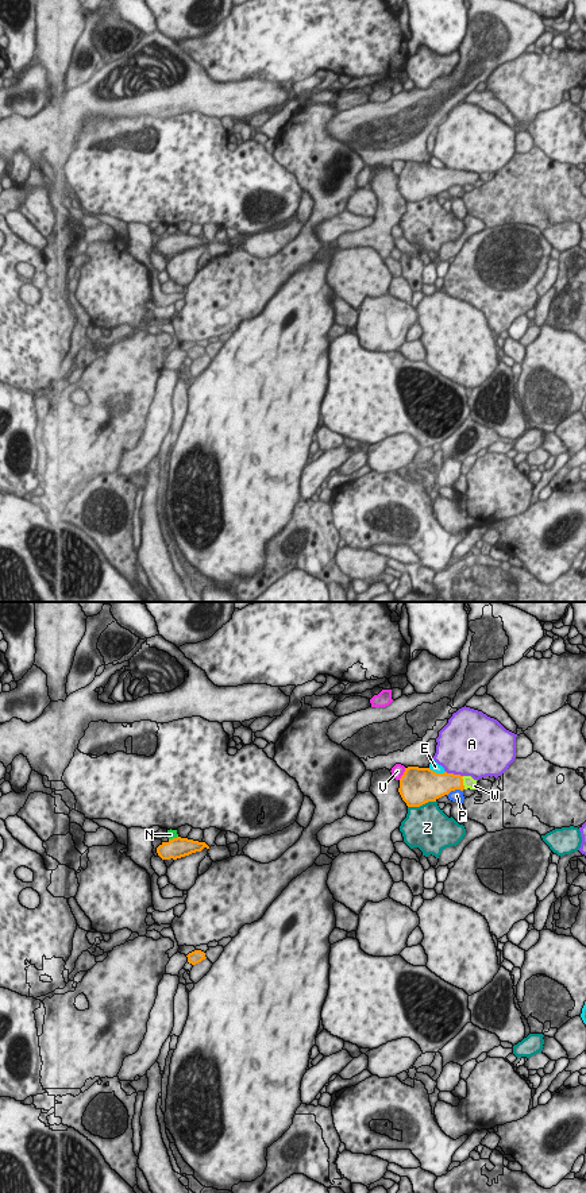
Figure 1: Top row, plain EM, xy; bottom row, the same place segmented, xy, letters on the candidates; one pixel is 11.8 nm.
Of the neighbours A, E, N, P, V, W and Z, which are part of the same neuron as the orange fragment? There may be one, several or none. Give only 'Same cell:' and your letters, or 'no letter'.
Same cell: W.

